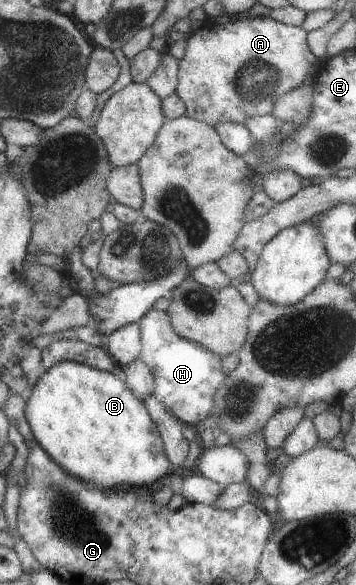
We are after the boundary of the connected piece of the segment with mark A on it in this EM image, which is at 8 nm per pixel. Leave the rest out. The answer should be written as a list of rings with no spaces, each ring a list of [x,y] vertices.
[[[255,16],[250,18],[242,17],[241,19],[234,19],[232,21],[227,19],[216,21],[208,20],[201,24],[199,27],[194,29],[192,34],[190,34],[185,40],[186,46],[184,55],[178,61],[177,83],[174,94],[180,98],[184,105],[184,115],[188,118],[194,119],[195,121],[206,123],[211,127],[214,127],[221,122],[242,125],[247,118],[268,115],[277,99],[279,99],[283,94],[290,92],[293,88],[299,87],[302,84],[302,80],[306,78],[306,75],[311,72],[311,69],[314,66],[316,66],[314,63],[316,58],[312,52],[310,52],[305,41],[306,33],[307,32],[304,31],[302,27],[280,24],[266,16]]]

